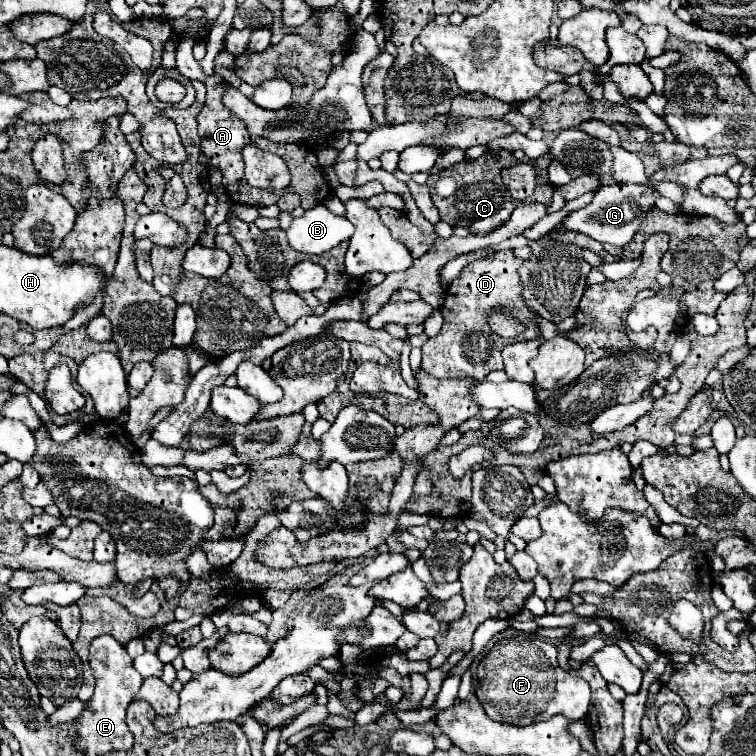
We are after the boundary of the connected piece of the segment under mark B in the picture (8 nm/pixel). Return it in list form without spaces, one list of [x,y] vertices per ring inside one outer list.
[[[318,204],[292,220],[286,238],[296,252],[316,256],[332,250],[344,240],[350,240],[352,232],[354,226],[346,218],[334,216],[326,206]]]

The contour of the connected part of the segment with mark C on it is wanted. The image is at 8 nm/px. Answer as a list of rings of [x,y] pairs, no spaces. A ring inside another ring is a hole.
[[[490,150],[486,154],[482,154],[482,158],[476,160],[464,160],[460,164],[454,164],[450,168],[446,168],[444,172],[440,172],[442,176],[452,176],[454,180],[458,180],[458,188],[452,196],[448,198],[436,198],[432,192],[432,202],[440,212],[440,220],[448,222],[450,226],[466,226],[472,234],[476,236],[488,236],[490,232],[494,232],[496,228],[500,228],[512,214],[512,210],[518,206],[518,200],[514,200],[508,194],[508,188],[502,182],[502,168],[514,166],[516,160],[512,156],[512,152],[508,150]]]

